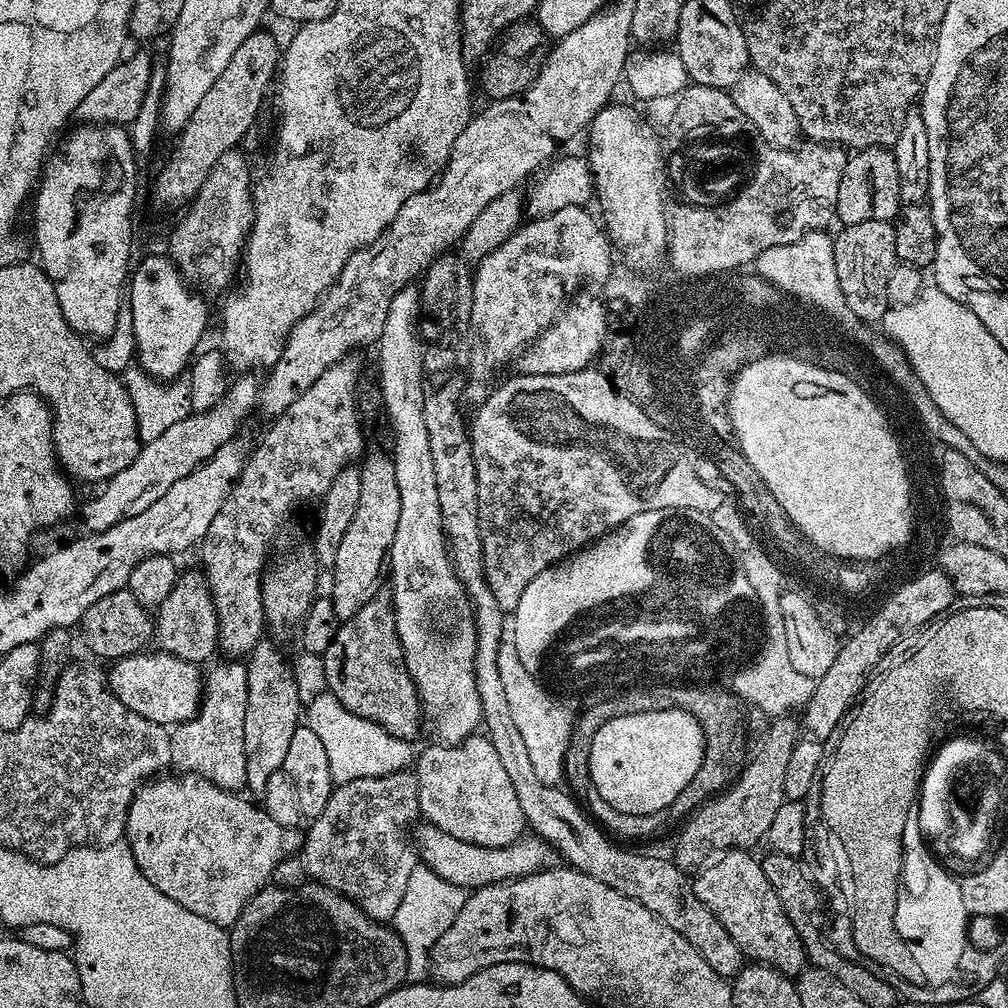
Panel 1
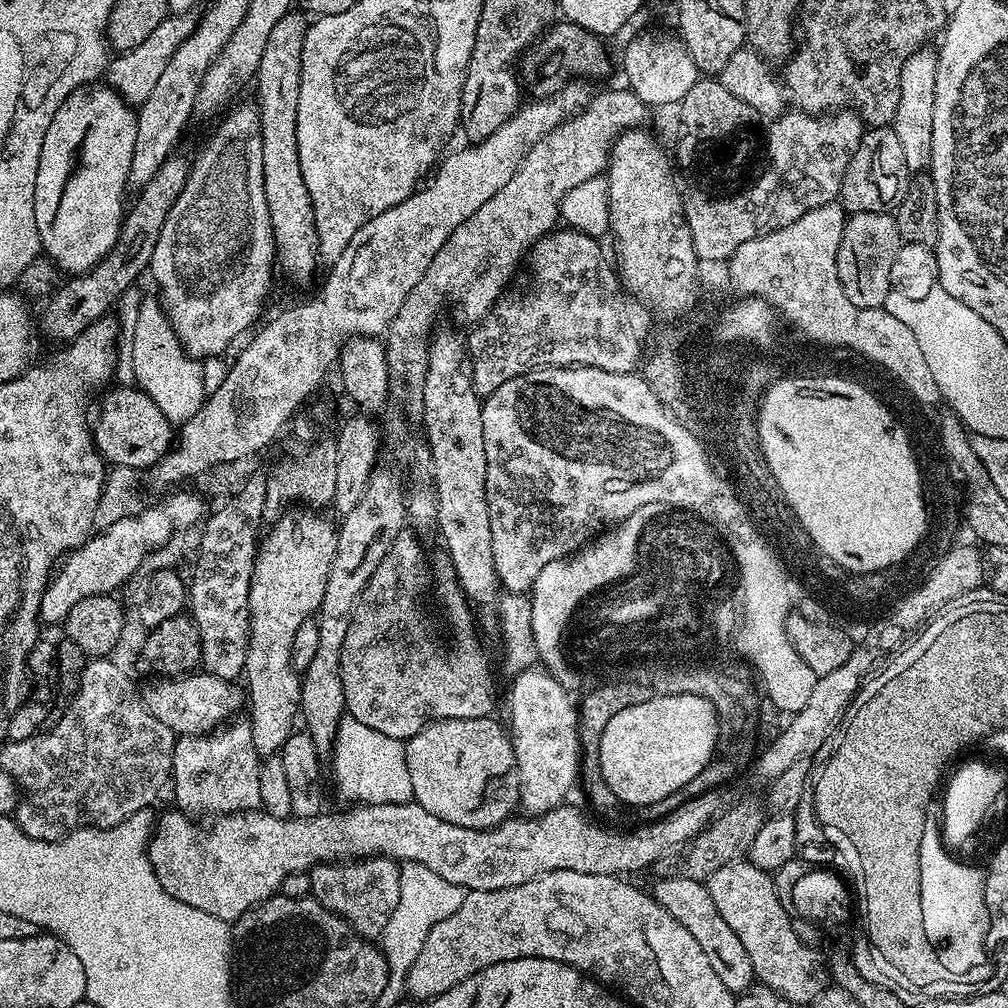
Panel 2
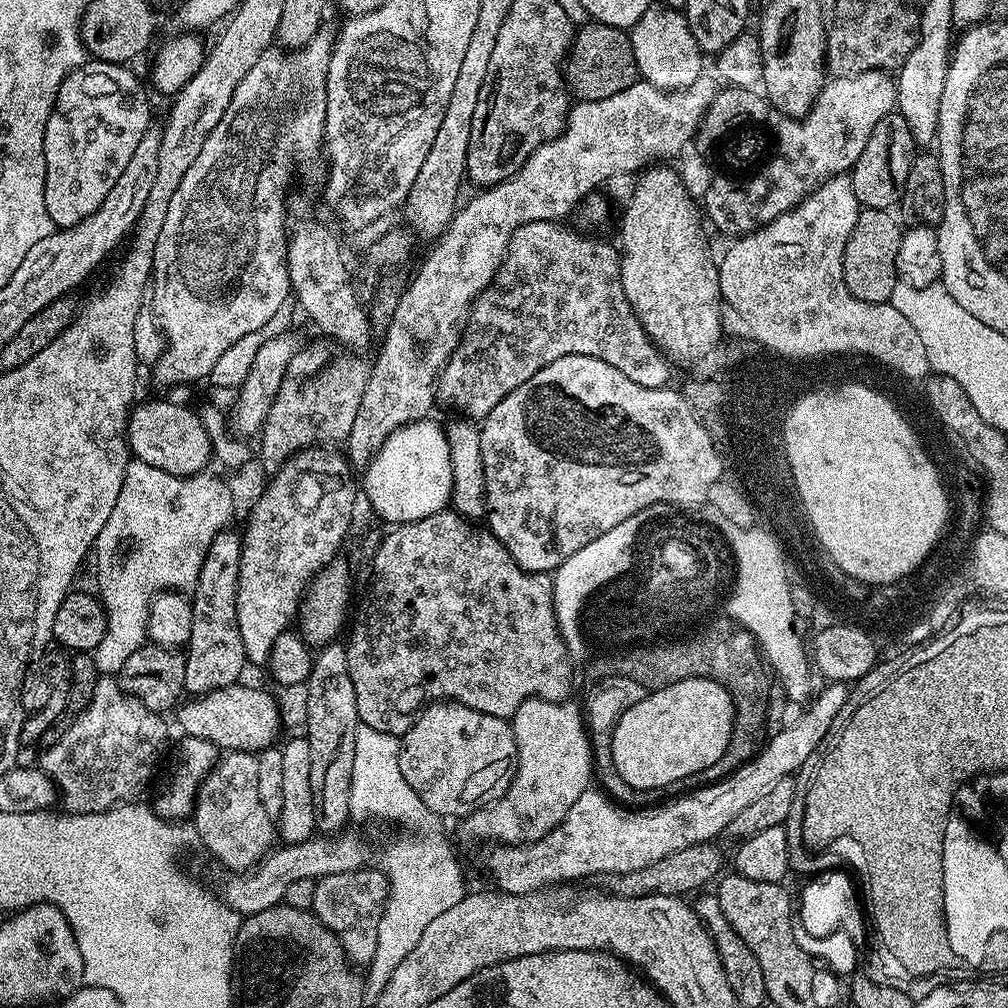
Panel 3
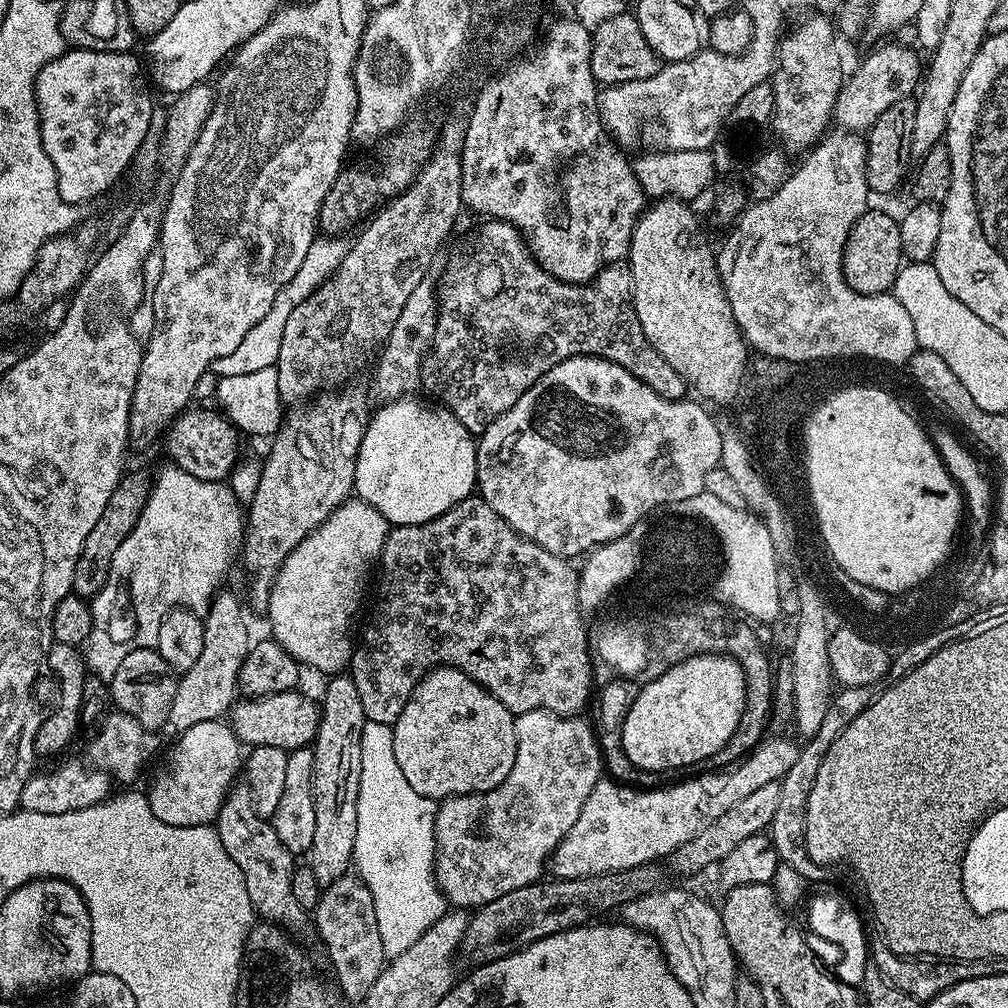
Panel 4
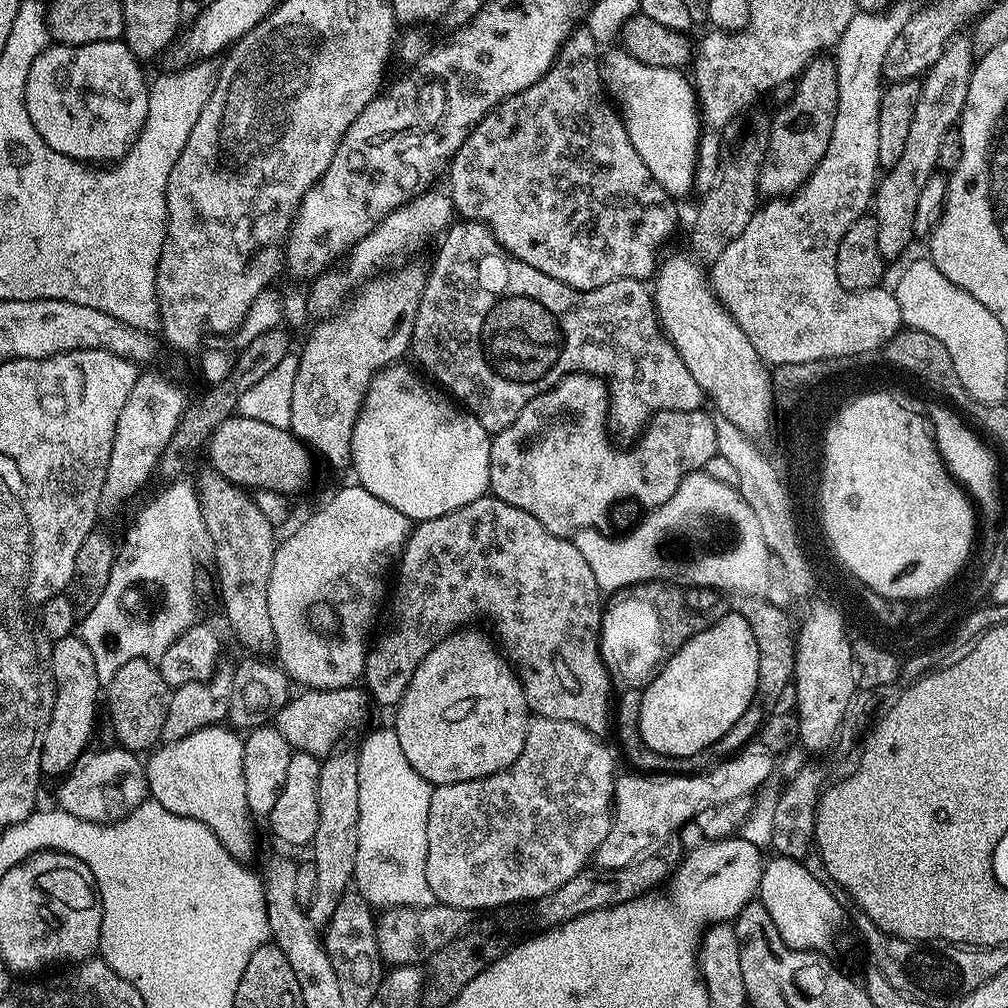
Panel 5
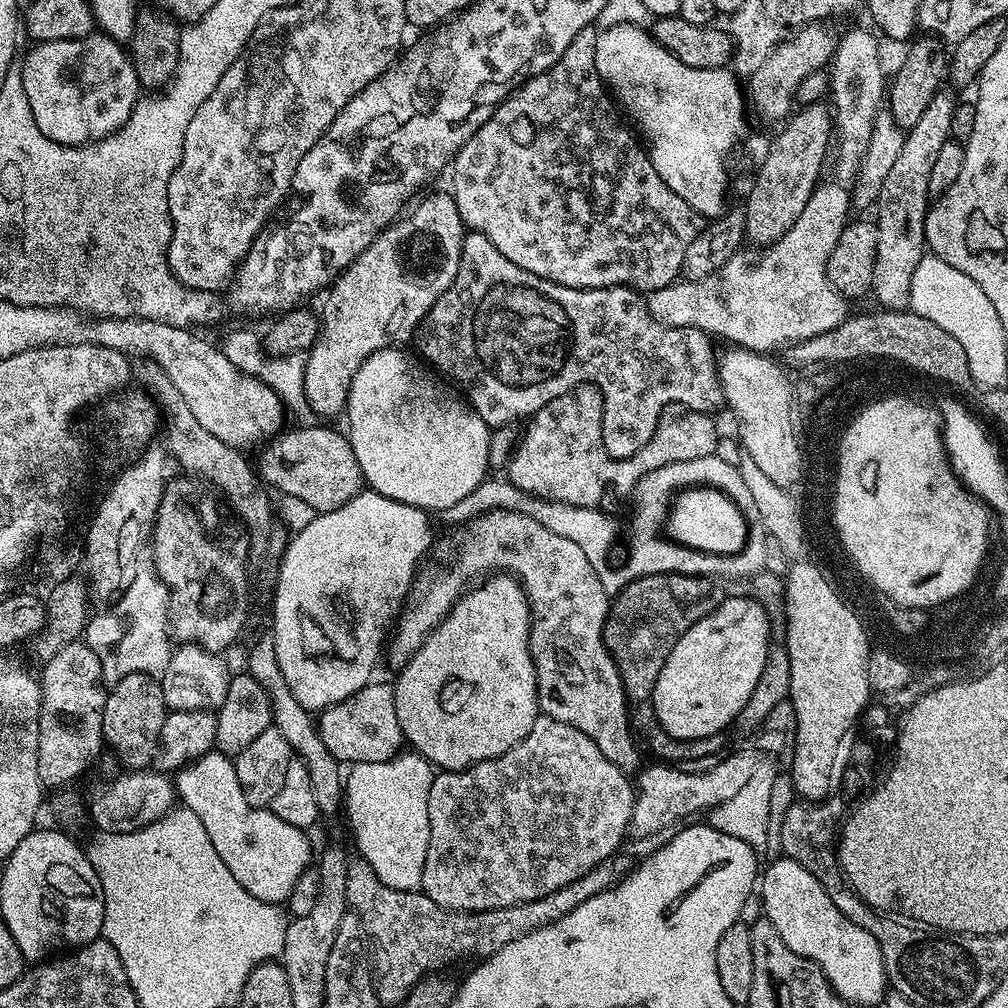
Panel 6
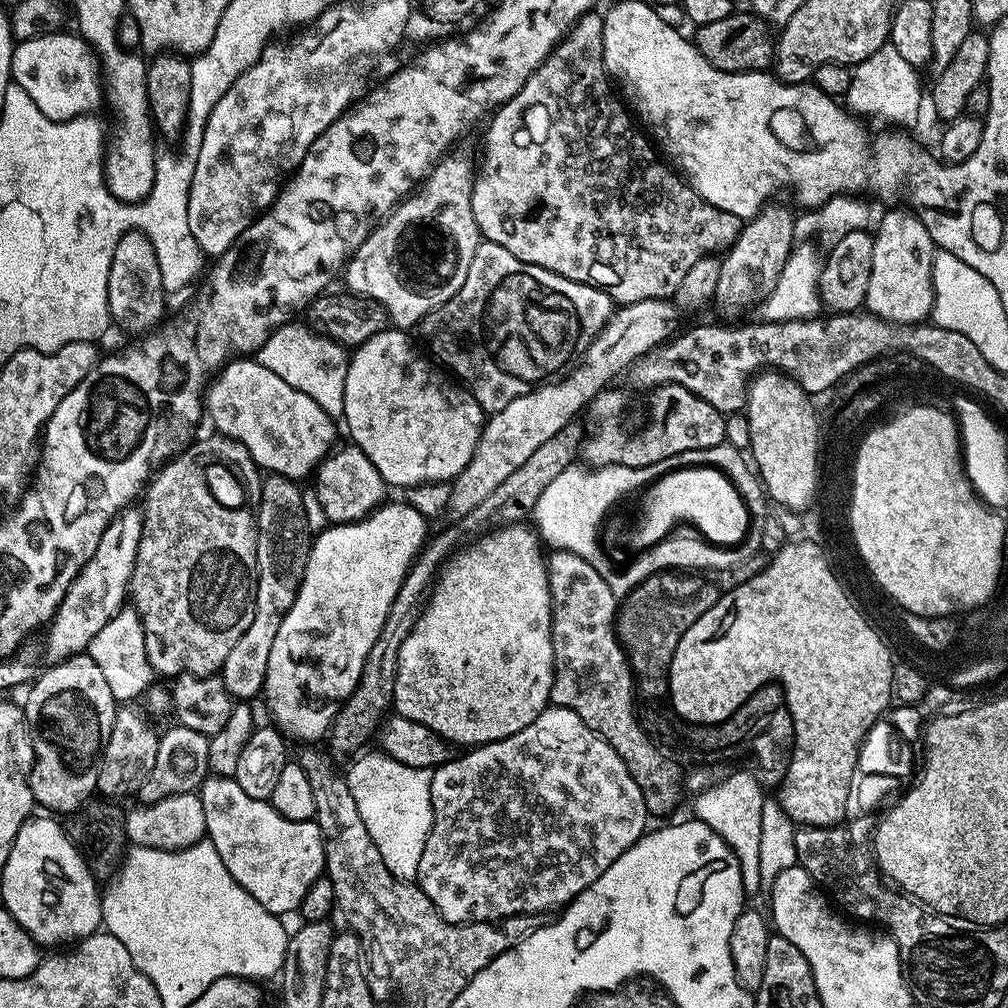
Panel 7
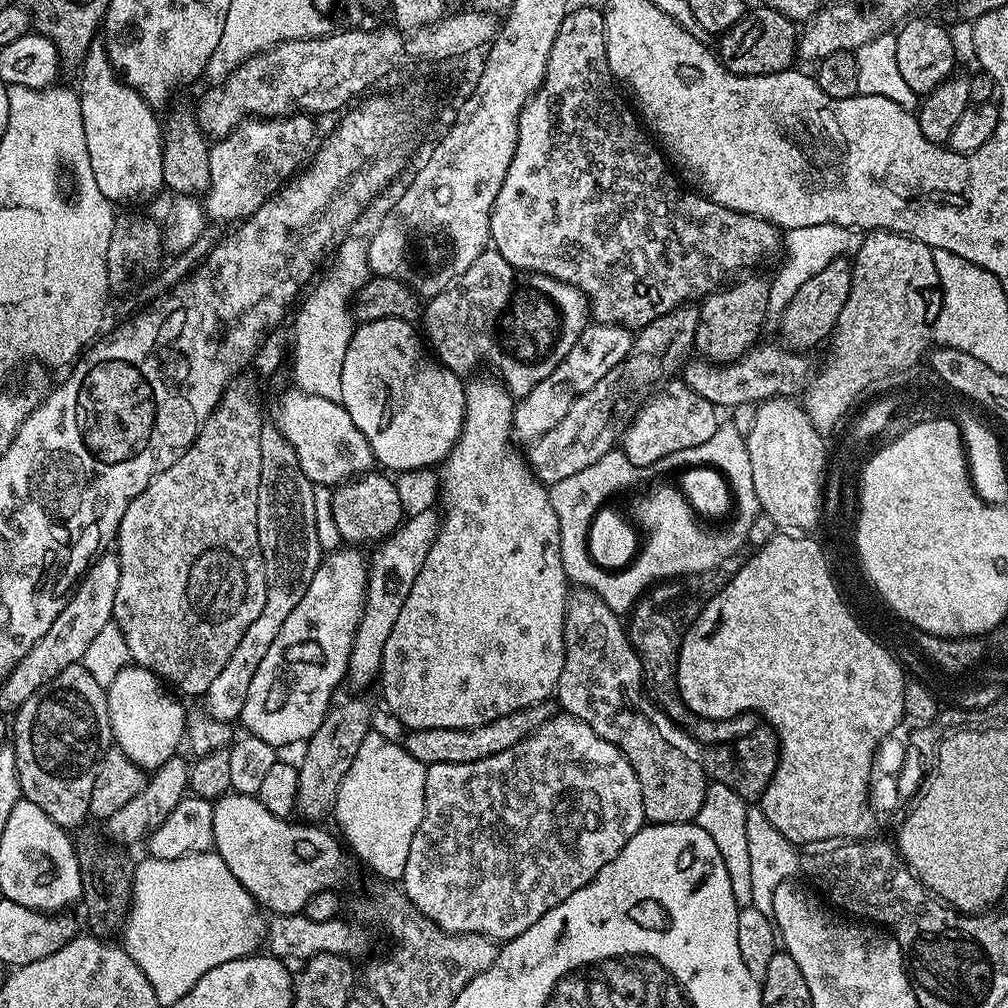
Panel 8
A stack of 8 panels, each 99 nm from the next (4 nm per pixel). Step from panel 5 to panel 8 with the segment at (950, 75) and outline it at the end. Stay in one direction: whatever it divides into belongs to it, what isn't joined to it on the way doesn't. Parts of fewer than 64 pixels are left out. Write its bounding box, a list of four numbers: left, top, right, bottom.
[802,230,937,434]

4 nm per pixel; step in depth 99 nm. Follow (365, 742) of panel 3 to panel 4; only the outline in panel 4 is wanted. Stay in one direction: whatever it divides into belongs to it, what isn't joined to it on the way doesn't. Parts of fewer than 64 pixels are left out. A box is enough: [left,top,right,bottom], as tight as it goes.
[352,721,446,958]

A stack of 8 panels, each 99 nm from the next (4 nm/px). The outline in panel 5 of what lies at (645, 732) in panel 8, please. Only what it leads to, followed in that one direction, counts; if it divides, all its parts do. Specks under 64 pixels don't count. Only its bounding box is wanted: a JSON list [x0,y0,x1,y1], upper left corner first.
[362,494,614,737]

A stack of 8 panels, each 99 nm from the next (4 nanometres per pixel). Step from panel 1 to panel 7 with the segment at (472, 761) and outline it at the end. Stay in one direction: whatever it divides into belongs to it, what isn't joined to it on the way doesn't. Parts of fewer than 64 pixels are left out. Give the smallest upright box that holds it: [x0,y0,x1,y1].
[392,523,554,746]

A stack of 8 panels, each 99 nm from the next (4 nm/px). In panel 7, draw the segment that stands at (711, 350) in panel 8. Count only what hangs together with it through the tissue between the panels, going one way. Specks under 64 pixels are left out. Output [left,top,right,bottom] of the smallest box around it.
[714,203,796,312]

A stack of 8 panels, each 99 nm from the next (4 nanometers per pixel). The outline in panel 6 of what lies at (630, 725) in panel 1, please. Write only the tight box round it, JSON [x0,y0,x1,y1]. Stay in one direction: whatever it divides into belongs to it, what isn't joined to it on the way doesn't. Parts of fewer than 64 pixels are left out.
[650,597,768,740]

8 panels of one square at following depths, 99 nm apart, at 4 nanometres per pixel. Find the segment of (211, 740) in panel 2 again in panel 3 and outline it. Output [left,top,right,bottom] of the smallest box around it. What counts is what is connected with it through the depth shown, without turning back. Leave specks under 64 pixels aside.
[194,751,278,874]

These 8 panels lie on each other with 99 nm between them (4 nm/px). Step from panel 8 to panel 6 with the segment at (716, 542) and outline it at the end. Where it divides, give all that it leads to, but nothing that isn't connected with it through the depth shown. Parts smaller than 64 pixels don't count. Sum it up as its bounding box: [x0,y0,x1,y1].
[470,454,767,594]

